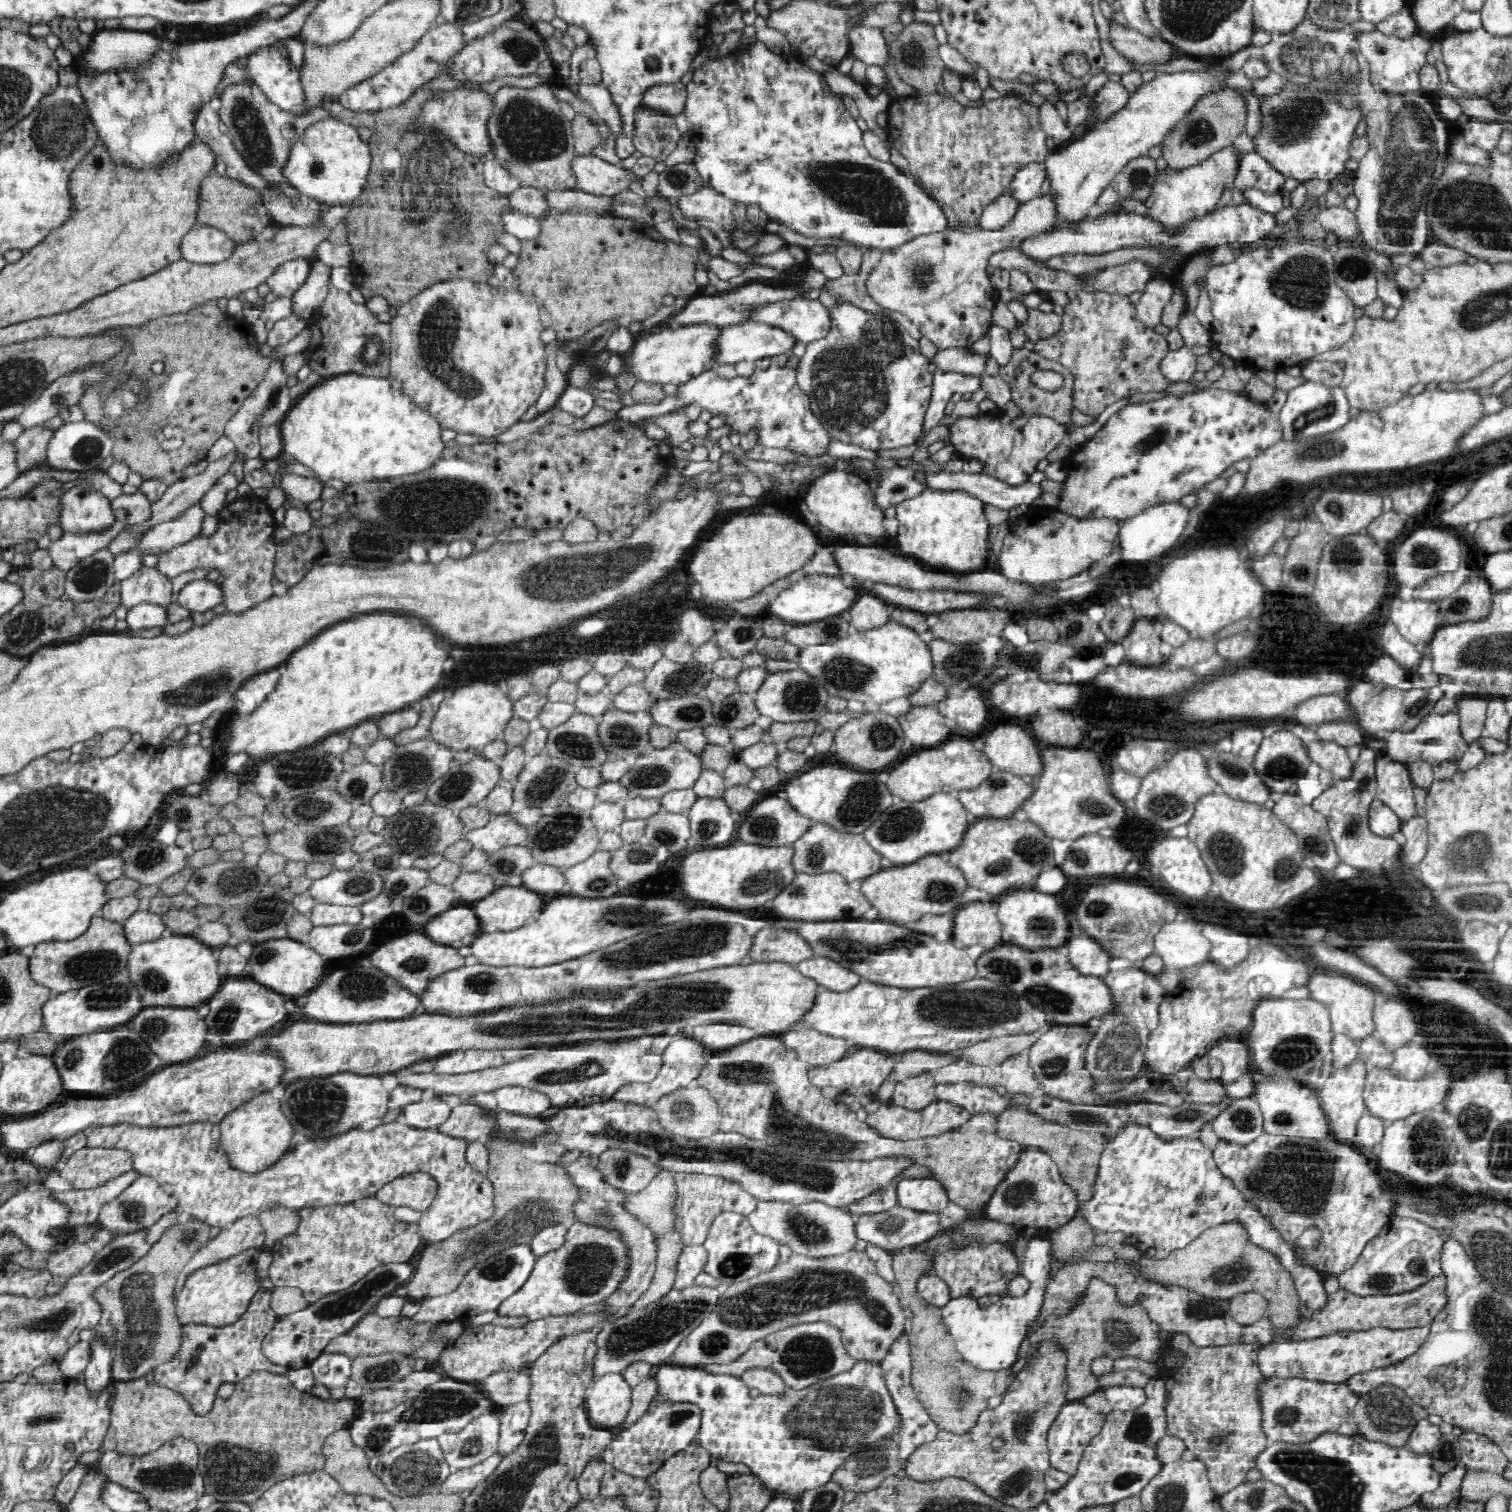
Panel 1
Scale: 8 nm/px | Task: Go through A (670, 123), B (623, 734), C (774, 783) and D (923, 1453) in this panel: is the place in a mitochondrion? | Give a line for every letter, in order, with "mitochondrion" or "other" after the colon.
A: other
B: mitochondrion
C: other
D: other

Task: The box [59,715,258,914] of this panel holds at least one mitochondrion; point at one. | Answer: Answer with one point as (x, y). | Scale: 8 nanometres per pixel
(152, 863)

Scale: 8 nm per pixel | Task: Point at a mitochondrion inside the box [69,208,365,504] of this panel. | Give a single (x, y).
(127, 401)

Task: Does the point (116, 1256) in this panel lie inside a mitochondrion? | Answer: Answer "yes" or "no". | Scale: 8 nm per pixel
yes

